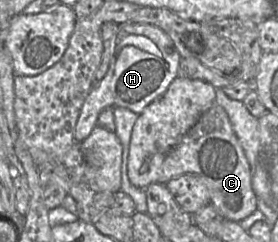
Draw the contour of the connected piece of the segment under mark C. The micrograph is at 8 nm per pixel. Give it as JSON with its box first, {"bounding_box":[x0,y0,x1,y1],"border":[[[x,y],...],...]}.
{"bounding_box":[156,103,257,222],"border":[[[215,103],[168,152],[156,183],[165,185],[170,179],[183,174],[203,179],[210,192],[211,205],[225,220],[240,222],[257,210],[250,164],[226,111]]]}

